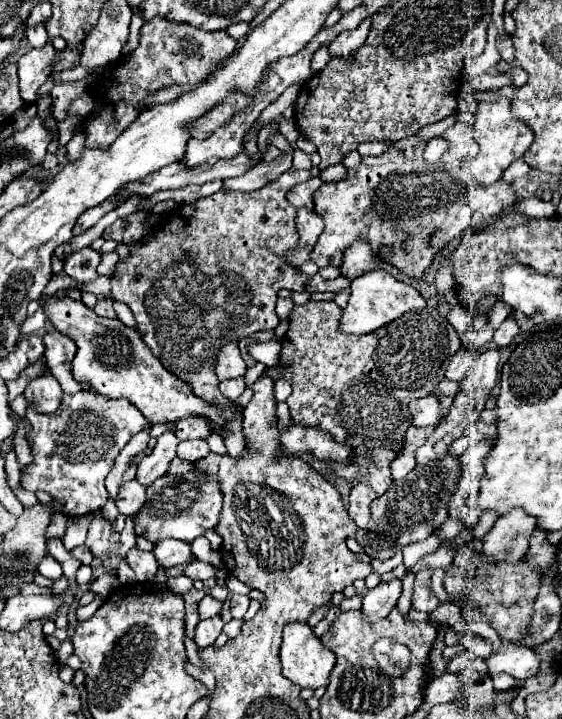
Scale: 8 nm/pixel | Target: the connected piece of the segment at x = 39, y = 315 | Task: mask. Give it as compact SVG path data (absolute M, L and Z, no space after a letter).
M42 306L36 313L34 313L34 317L28 317L26 319L26 323L22 325L24 327L24 331L22 333L42 333L45 331L47 326L47 317L44 317L44 311L42 311Z

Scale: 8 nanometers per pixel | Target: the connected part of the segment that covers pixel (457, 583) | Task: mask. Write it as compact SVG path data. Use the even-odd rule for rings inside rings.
M460 545L454 555L454 563L446 569L444 589L448 595L462 599L464 595L478 601L480 611L488 617L488 623L498 631L502 641L516 641L528 635L528 621L534 611L534 599L538 595L540 573L528 567L524 561L518 565L486 563L480 555L480 563L472 563L472 545ZM468 569L476 569L476 581L466 577Z

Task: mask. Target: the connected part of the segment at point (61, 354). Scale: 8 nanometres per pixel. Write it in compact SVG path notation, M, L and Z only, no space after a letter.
M56 329L48 331L44 337L44 345L46 345L46 361L48 367L52 369L52 375L58 379L58 383L62 385L64 393L78 393L78 391L90 391L88 383L78 383L72 377L72 359L76 355L76 343L58 333Z

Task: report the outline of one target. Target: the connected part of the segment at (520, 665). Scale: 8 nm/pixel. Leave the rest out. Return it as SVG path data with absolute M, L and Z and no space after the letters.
M504 643L498 653L486 659L488 675L494 677L498 673L508 673L518 681L534 677L540 669L540 657L530 647L514 647Z

